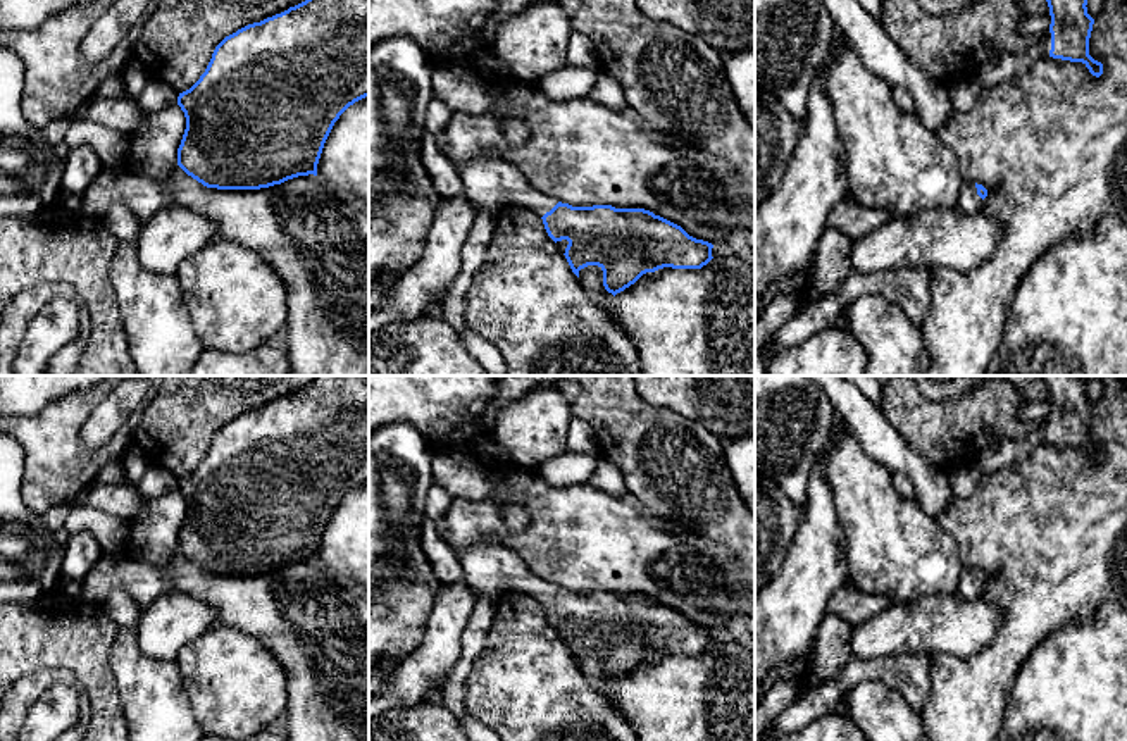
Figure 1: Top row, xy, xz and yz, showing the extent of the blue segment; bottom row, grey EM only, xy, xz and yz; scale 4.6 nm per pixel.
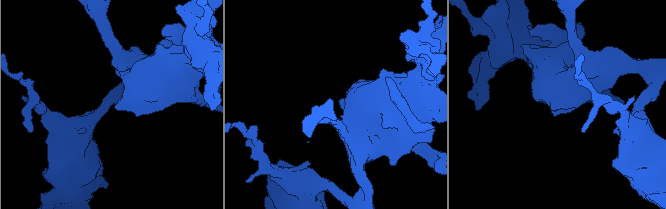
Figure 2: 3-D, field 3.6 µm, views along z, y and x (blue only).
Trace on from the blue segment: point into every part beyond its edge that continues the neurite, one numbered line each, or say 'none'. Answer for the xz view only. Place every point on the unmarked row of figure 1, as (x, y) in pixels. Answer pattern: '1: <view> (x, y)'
1: xz (490, 567)

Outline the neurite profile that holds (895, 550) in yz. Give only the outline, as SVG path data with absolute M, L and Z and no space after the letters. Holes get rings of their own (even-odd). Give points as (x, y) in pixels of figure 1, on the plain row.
M839 414L834 415L831 438L819 458L824 460L824 474L844 534L848 576L856 588L893 603L927 595L955 595L963 570L955 539L936 517L896 491L894 474L863 450Z

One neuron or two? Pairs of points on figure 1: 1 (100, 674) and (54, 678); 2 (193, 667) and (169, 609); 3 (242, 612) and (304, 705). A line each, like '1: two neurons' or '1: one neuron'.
1: two neurons
2: two neurons
3: one neuron

